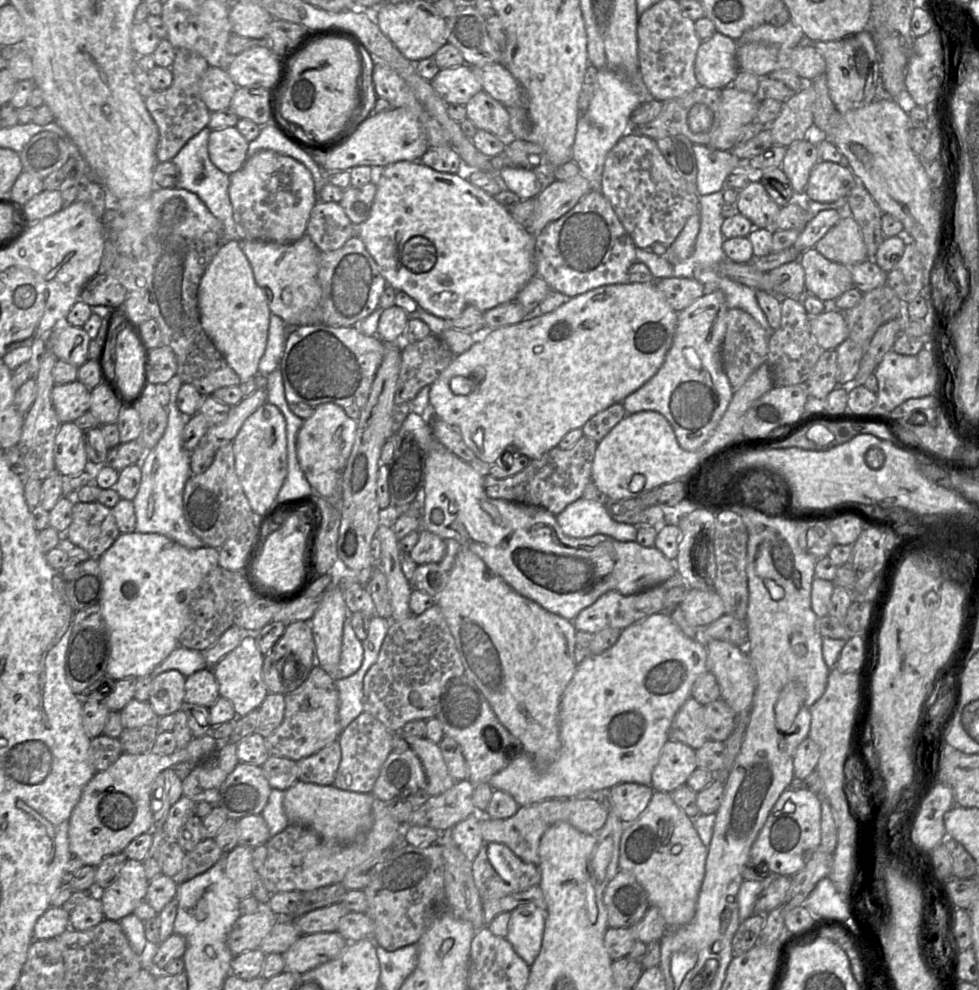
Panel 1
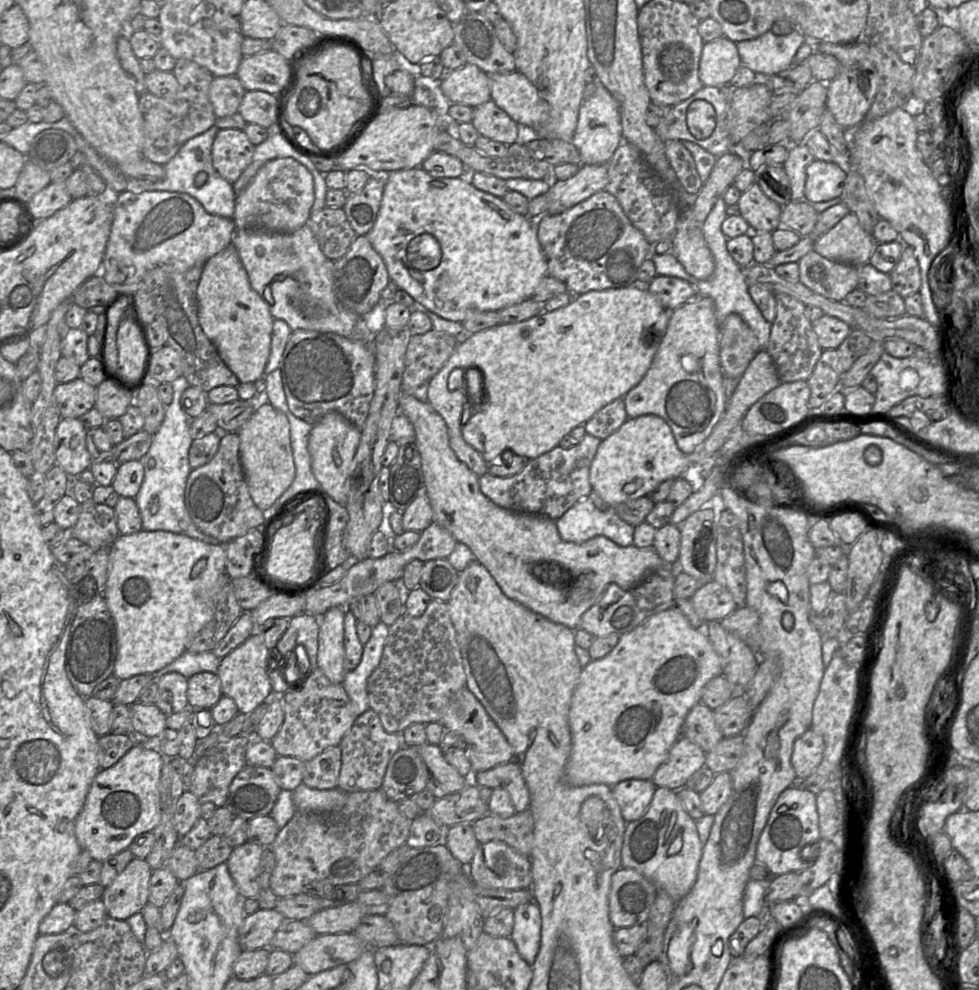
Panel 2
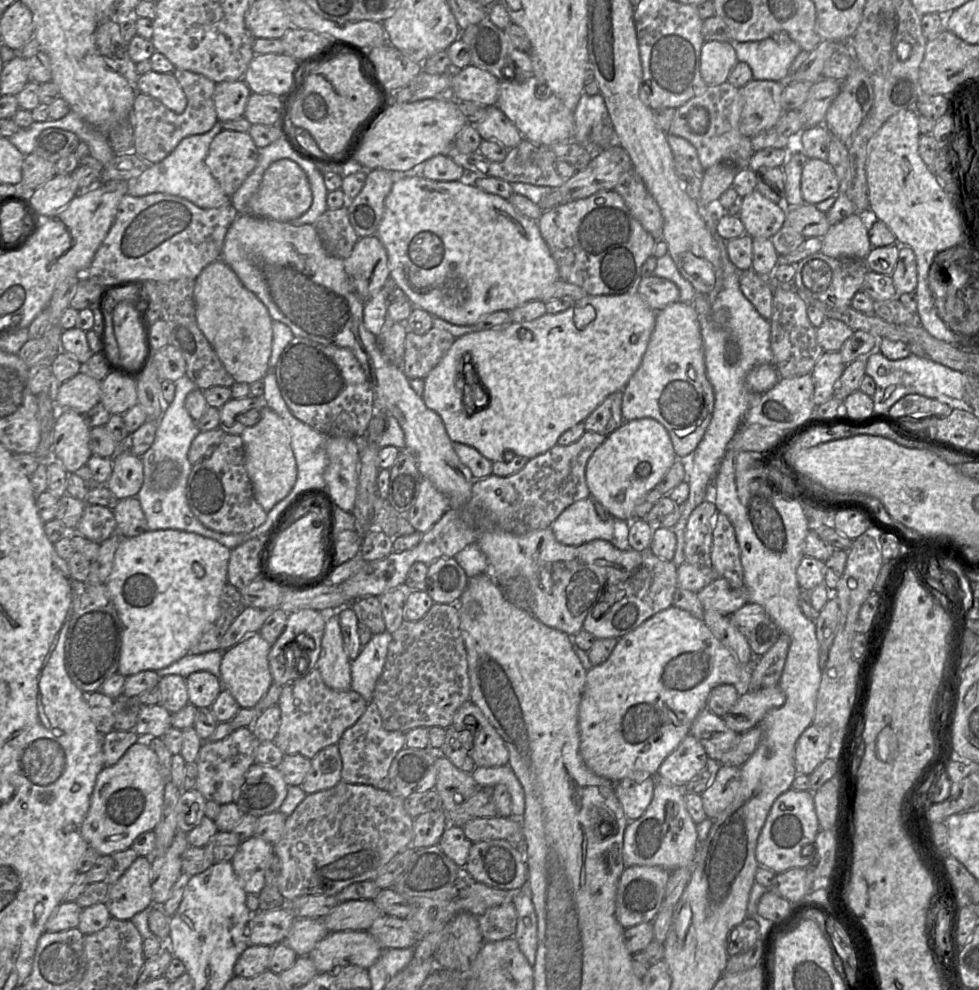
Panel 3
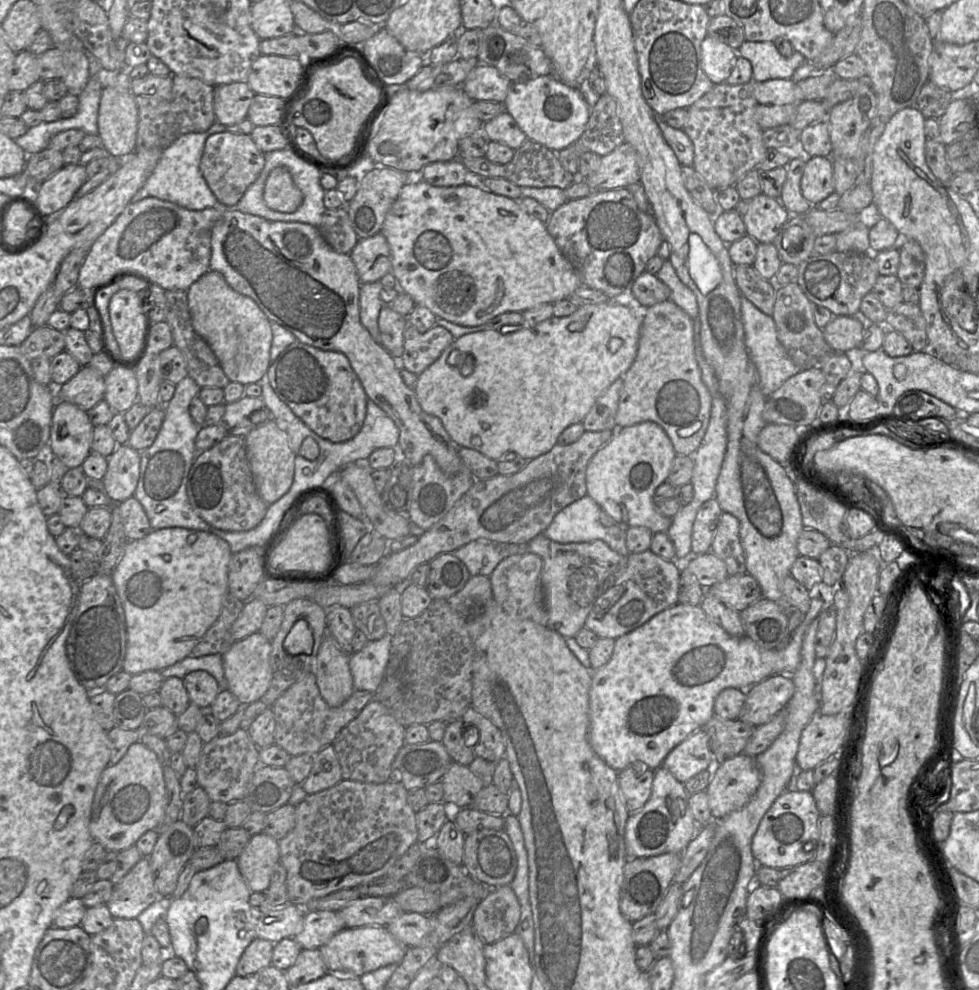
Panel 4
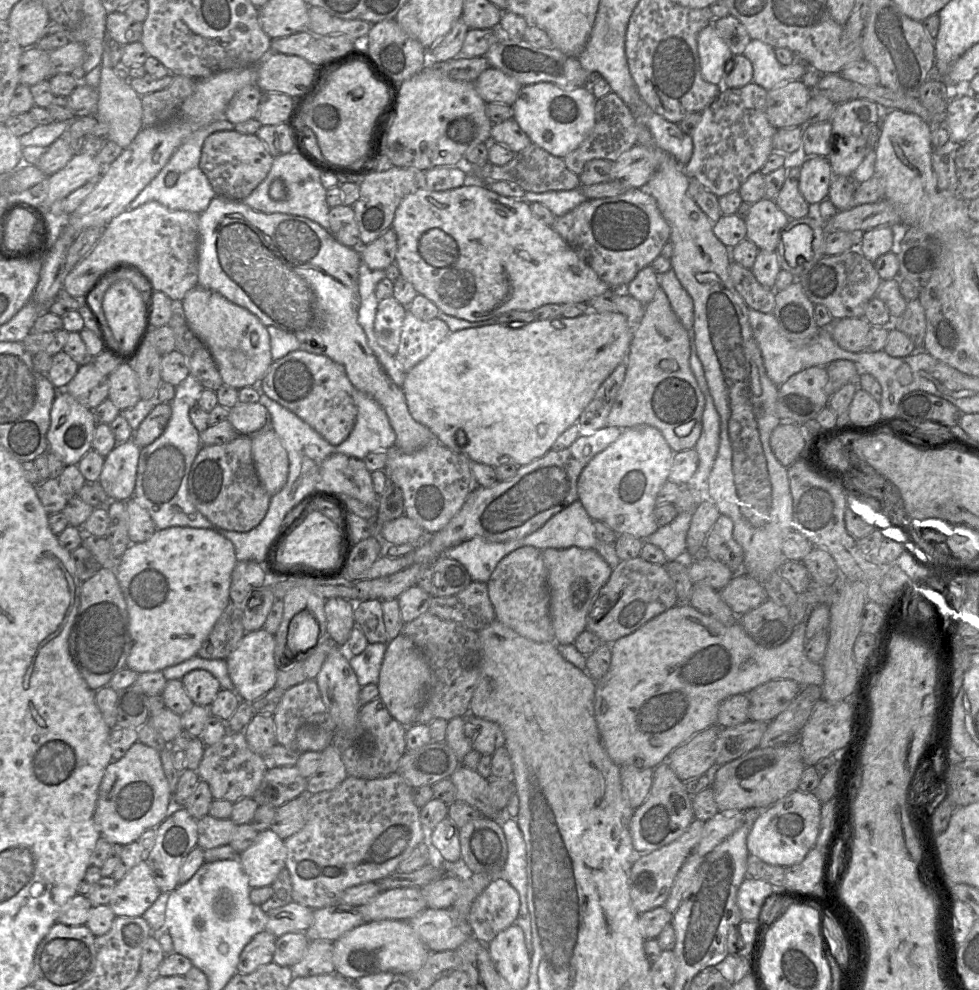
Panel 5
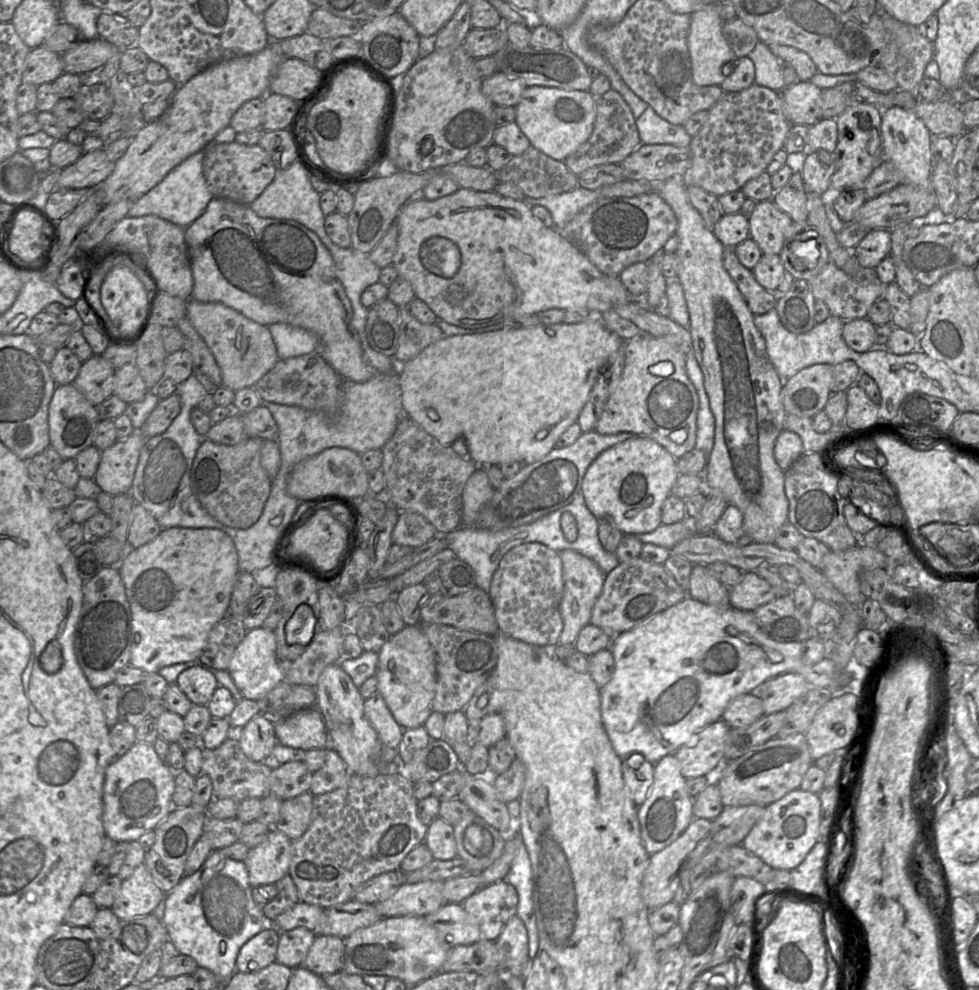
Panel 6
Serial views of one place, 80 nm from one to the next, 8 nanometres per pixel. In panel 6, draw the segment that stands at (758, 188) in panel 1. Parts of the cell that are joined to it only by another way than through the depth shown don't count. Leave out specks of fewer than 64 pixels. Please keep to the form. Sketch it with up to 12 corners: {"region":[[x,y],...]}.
{"region":[[770,199],[748,218],[762,254],[779,255],[792,224]]}

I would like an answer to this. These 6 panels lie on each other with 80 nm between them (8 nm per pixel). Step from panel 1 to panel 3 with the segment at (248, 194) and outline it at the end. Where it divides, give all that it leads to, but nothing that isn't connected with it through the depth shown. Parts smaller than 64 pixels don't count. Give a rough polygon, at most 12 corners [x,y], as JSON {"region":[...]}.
{"region":[[296,162],[265,171],[245,214],[278,222],[303,215],[313,194]]}

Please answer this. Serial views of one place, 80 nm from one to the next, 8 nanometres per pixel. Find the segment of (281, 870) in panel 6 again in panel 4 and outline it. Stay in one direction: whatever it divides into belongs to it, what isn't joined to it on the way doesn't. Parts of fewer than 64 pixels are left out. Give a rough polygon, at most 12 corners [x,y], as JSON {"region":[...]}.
{"region":[[253,835],[235,859],[252,892],[280,861],[278,841]]}

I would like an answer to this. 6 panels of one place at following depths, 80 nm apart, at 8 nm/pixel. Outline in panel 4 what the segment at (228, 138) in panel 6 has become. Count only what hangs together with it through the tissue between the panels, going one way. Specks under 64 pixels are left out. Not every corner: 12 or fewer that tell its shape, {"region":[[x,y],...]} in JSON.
{"region":[[179,136],[132,197],[156,197],[189,210],[217,206],[200,170],[207,138]]}

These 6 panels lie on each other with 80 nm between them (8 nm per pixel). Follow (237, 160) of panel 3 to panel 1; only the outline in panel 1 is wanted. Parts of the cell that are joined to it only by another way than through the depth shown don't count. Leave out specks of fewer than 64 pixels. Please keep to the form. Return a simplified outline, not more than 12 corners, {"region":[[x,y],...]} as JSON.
{"region":[[236,126],[212,130],[209,157],[231,175],[248,159]]}

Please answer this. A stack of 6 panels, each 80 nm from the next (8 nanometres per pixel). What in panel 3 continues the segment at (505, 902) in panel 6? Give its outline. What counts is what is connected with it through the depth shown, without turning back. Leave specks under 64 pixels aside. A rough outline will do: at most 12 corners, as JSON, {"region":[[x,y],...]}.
{"region":[[513,903],[491,907],[477,918],[485,941],[514,936]]}

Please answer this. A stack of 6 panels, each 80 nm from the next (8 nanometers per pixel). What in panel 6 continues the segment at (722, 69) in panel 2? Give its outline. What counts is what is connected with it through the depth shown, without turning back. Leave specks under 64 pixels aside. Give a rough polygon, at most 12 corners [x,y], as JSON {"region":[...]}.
{"region":[[717,2],[690,16],[693,81],[720,85],[735,55]]}

